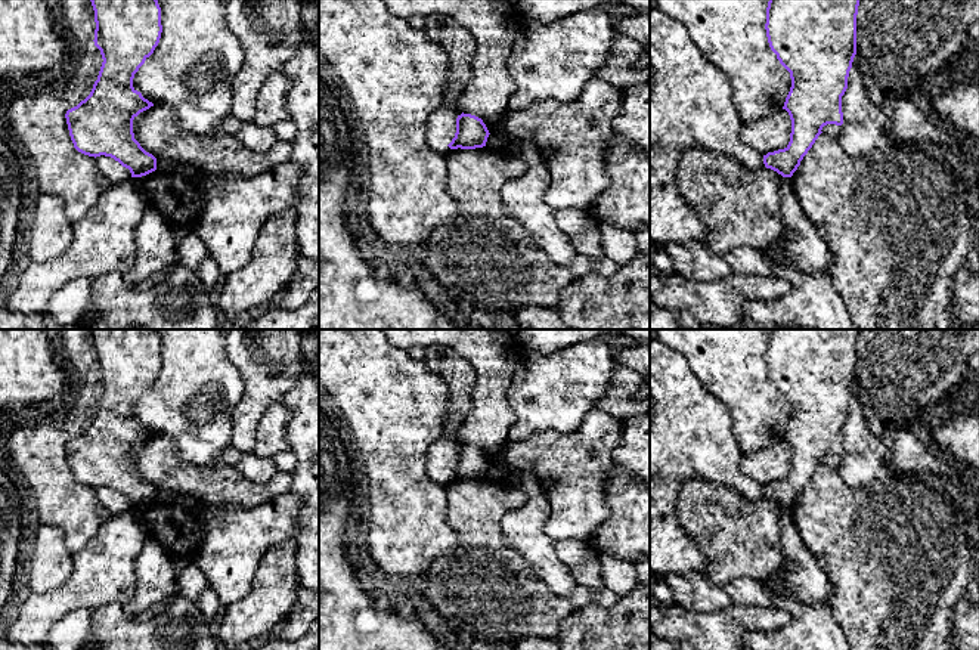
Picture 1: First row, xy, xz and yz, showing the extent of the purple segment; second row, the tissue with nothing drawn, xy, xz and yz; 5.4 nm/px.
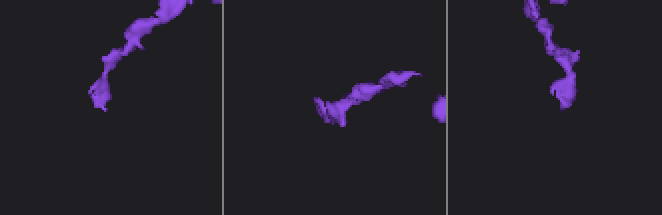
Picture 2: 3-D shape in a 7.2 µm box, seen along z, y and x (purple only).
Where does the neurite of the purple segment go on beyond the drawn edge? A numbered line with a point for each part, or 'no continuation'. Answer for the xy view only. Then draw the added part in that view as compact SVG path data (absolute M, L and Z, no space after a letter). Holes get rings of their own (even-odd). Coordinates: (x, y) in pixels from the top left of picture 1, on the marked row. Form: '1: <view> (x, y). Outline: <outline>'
no continuation

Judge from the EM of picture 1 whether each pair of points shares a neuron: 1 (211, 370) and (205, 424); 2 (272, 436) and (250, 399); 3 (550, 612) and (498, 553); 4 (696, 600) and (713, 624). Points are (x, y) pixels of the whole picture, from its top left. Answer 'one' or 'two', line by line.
1: one
2: two
3: one
4: two

